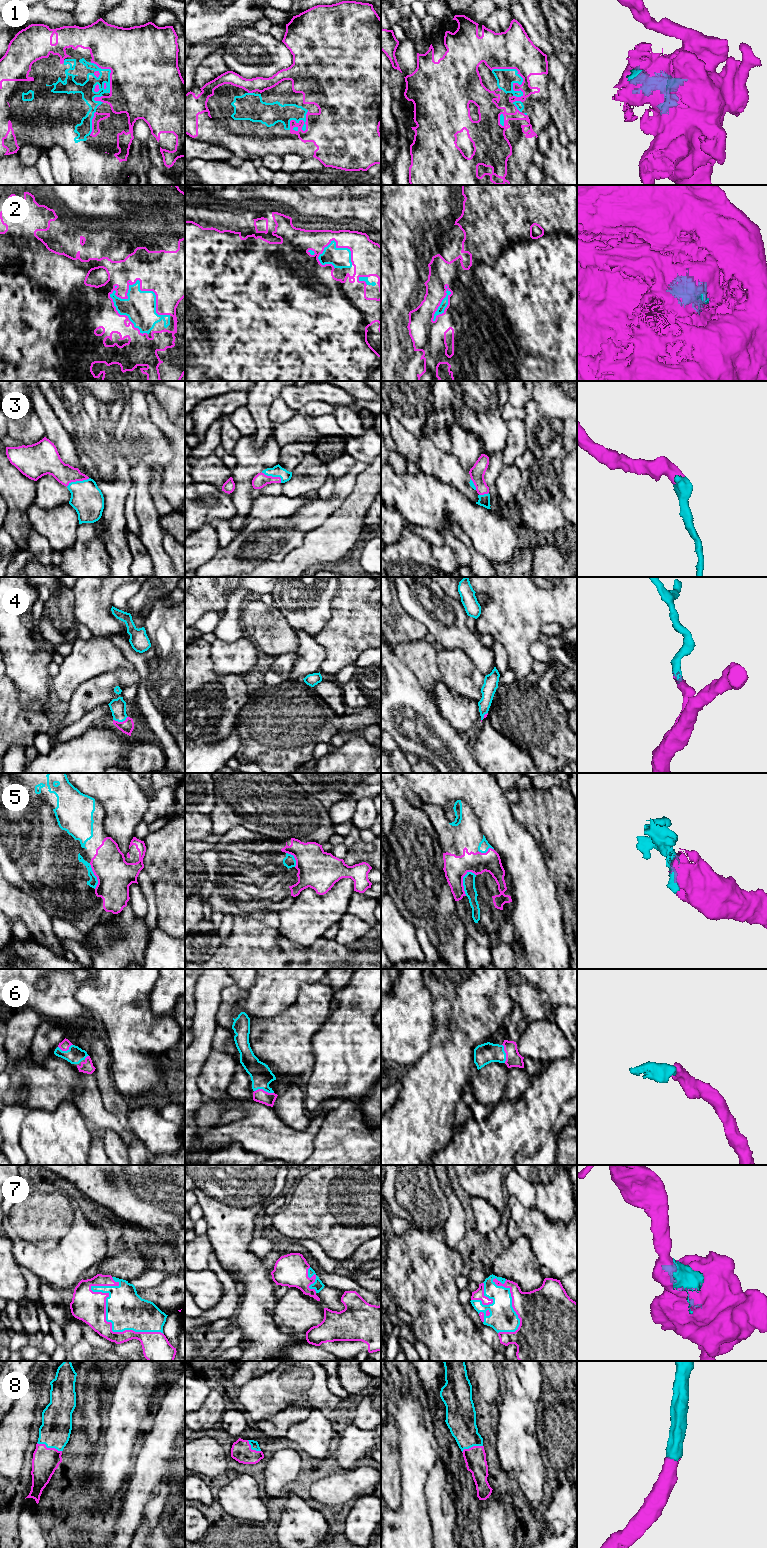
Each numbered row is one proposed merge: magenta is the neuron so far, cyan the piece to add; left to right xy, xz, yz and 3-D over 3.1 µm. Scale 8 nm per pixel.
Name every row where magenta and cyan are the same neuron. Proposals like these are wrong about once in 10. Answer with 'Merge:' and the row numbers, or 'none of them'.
Merge: 1, 2, 3, 4, 5, 6, 7, 8

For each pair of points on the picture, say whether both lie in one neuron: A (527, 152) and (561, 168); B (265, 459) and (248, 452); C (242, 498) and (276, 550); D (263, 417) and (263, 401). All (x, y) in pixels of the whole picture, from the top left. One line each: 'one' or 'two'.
A: two
B: one
C: two
D: one

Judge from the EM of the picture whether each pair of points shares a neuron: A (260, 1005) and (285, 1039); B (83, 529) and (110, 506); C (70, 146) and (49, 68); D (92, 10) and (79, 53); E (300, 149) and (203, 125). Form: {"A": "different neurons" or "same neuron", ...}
{"A": "different neurons", "B": "different neurons", "C": "same neuron", "D": "different neurons", "E": "same neuron"}

